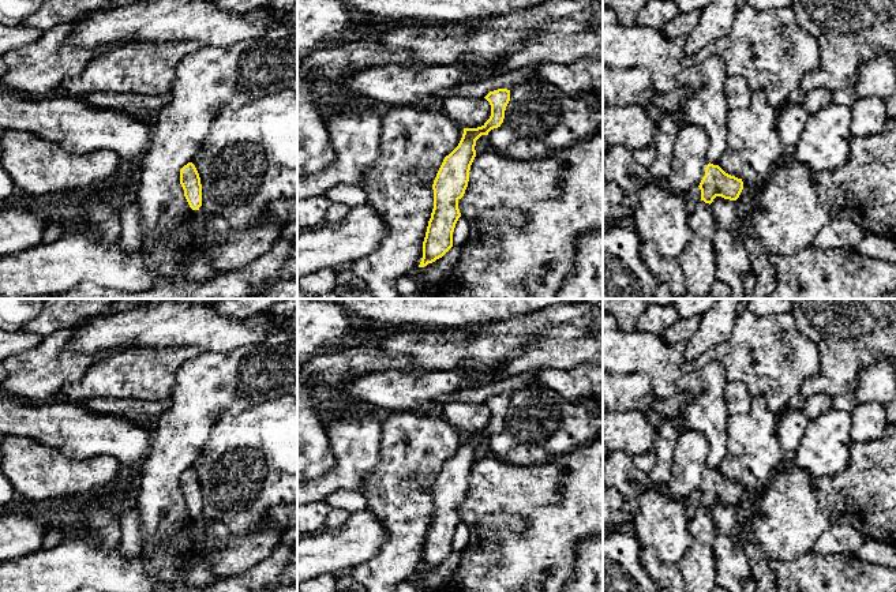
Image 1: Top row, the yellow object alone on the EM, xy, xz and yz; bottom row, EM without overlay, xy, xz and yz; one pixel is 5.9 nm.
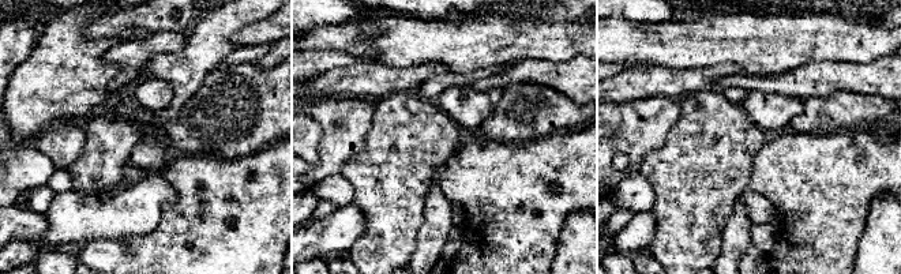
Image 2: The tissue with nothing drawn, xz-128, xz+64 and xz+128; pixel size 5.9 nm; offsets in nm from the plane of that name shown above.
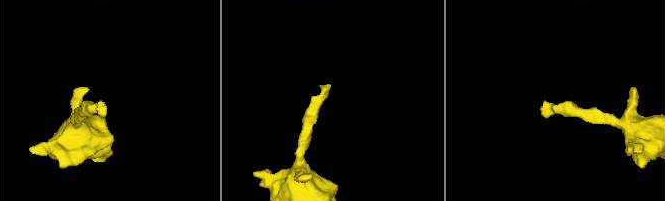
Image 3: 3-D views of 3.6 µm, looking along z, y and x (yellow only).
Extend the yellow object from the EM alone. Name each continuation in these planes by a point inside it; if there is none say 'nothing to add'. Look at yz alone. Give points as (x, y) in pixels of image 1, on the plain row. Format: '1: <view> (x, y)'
1: yz (690, 459)

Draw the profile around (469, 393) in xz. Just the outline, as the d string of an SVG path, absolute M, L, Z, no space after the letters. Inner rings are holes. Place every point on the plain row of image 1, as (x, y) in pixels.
M532 370L503 381L465 385L453 393L438 396L432 402L438 404L440 408L456 401L484 404L490 397L498 394L511 396L516 390L529 386L537 372L539 370Z

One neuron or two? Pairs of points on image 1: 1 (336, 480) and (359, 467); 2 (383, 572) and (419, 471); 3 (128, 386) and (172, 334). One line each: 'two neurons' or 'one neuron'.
1: one neuron
2: one neuron
3: two neurons

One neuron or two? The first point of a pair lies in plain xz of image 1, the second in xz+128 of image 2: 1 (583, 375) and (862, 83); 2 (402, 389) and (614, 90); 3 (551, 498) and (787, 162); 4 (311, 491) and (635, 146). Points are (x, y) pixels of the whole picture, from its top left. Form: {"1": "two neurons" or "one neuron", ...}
{"1": "one neuron", "2": "one neuron", "3": "one neuron", "4": "one neuron"}

